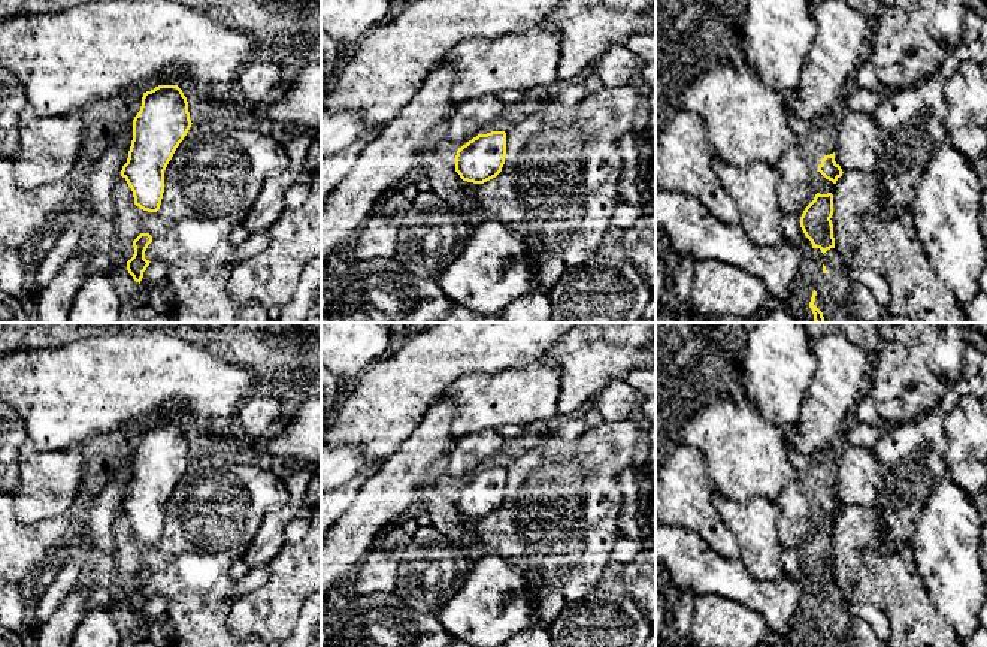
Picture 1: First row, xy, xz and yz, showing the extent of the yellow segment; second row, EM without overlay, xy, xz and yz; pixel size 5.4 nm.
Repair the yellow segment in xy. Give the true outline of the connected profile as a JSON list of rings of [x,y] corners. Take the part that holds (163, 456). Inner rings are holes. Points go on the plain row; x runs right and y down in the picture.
[[[158,420],[143,427],[133,454],[128,493],[121,505],[140,544],[160,544],[164,505],[191,459],[187,432],[178,420]]]

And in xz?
[[[491,466],[478,469],[458,483],[455,490],[455,507],[463,516],[484,518],[496,513],[505,499],[506,468]]]

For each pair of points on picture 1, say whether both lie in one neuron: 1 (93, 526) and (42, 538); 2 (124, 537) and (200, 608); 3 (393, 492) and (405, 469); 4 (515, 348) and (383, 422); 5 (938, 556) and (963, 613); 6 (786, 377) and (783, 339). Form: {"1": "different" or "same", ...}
{"1": "same", "2": "same", "3": "same", "4": "same", "5": "same", "6": "same"}

